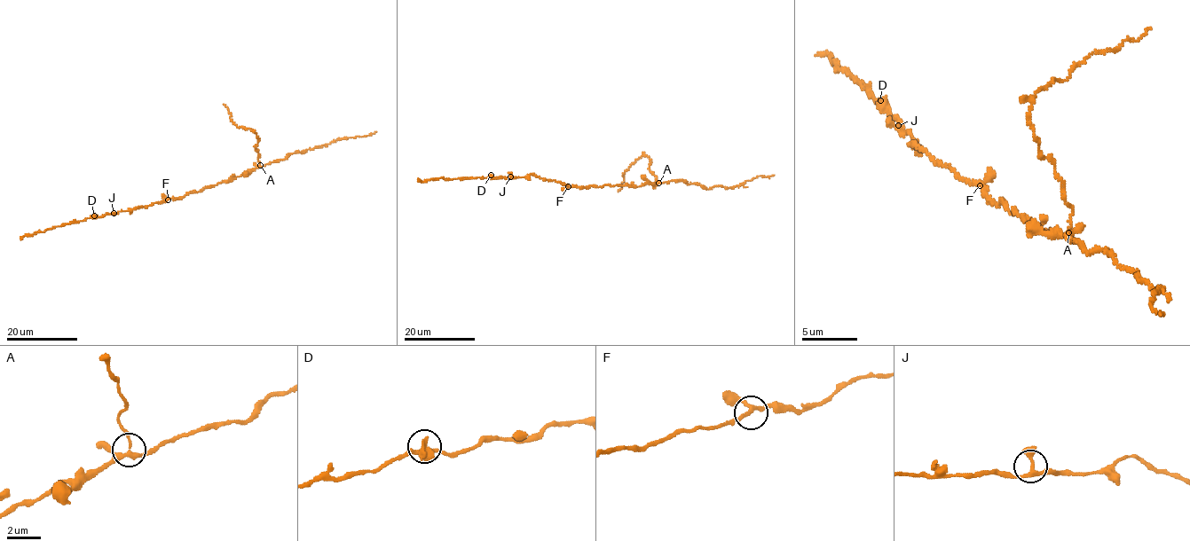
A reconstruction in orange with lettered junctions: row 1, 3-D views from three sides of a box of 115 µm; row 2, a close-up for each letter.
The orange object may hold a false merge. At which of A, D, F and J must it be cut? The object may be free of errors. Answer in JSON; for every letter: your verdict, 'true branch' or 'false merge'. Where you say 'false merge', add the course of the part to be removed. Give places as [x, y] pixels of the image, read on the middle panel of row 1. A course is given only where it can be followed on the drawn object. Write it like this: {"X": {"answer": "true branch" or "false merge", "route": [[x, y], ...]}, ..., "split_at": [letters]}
{"A": {"answer": "false merge", "route": [[658, 182], [649, 168], [650, 160], [645, 155], [639, 158], [622, 175], [625, 181], [618, 192]]}, "D": {"answer": "true branch"}, "F": {"answer": "true branch"}, "J": {"answer": "true branch"}, "split_at": ["A"]}

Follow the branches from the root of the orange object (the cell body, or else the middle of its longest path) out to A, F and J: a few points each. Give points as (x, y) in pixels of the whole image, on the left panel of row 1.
A: (200, 192), (207, 186), (230, 181), (260, 165)
F: (200, 192), (168, 199)
J: (200, 192), (114, 213)

